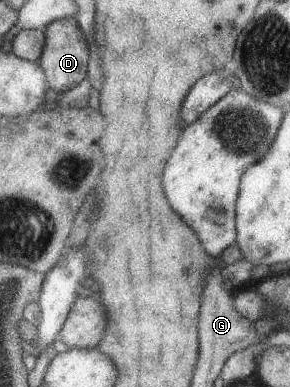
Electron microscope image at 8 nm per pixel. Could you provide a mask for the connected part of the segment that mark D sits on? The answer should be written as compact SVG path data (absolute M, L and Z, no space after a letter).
M74 17L51 23L46 31L46 45L40 64L46 71L48 87L57 93L65 93L77 88L89 78L89 63L93 59L89 39Z

